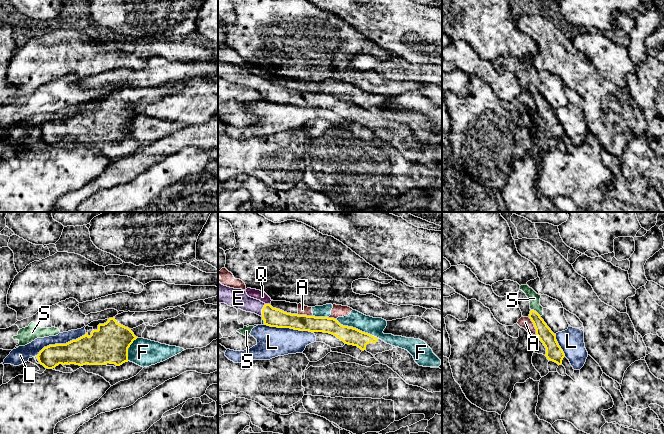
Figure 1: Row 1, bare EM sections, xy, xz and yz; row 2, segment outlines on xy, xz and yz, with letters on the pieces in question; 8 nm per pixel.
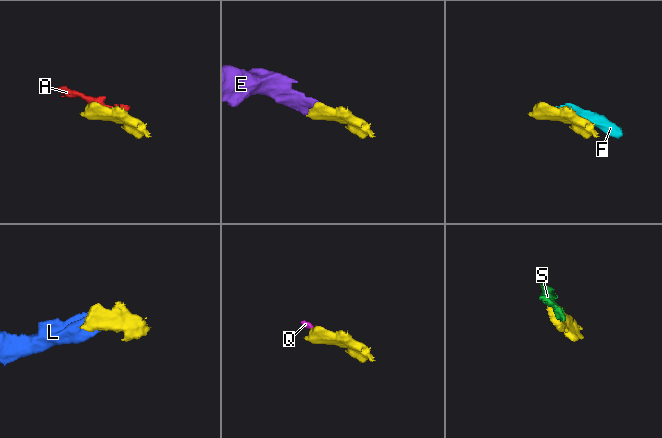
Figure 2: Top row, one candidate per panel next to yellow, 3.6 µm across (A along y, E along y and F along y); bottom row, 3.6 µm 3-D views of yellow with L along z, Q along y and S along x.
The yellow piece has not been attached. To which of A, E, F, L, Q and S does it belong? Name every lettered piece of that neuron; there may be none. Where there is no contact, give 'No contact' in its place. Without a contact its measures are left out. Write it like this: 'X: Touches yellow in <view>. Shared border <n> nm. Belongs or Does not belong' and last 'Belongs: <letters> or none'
A: Touches yellow in yz. Shared border 160 nm. Does not belong
E: Touches yellow in xz. Shared border 110 nm. Belongs
F: Touches yellow in xz. Shared border 380 nm. Does not belong
L: Touches yellow in xy. Shared border 460 nm. Does not belong
Q: Touches yellow in xz. Shared border 40 nm. Does not belong
S: Touches yellow in yz. Shared border 90 nm. Does not belong
Belongs: E

